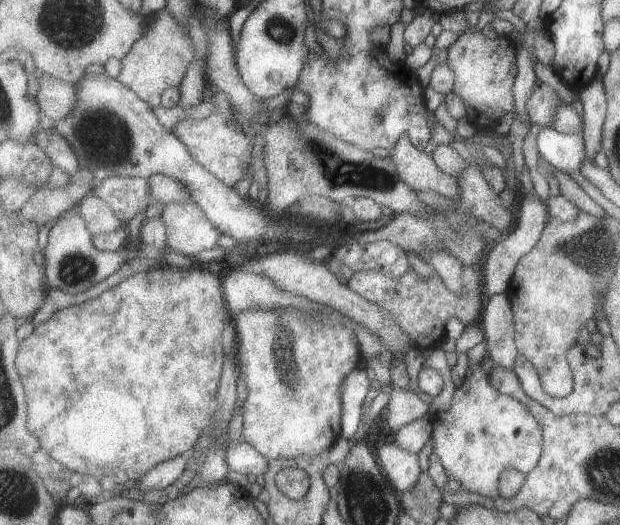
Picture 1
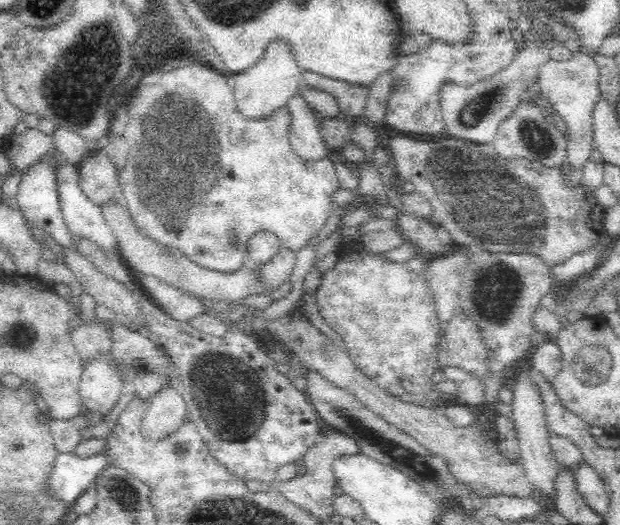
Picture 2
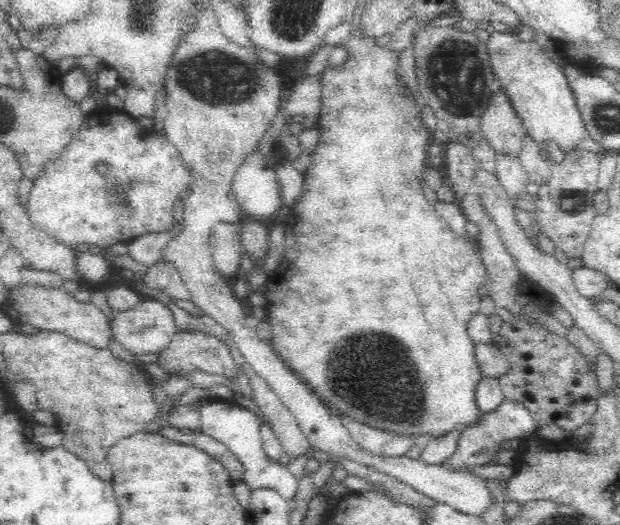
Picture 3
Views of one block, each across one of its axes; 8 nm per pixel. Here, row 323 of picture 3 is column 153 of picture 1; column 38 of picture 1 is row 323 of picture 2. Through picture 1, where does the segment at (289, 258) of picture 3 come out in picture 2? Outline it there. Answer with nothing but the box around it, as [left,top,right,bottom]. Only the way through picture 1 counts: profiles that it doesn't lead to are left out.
[316,252,450,408]

